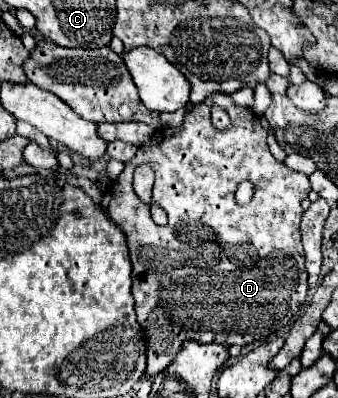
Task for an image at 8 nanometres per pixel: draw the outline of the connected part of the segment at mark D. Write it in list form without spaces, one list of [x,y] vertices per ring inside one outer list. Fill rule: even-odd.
[[[215,91],[211,95],[207,95],[207,99],[197,105],[195,109],[187,111],[183,123],[179,127],[163,127],[163,129],[157,129],[149,143],[141,145],[139,151],[135,153],[135,157],[125,163],[125,169],[123,173],[111,183],[109,187],[109,193],[113,193],[111,201],[109,201],[109,217],[119,223],[119,227],[125,231],[127,235],[127,245],[129,245],[129,251],[131,251],[131,263],[133,263],[133,297],[135,297],[135,313],[137,313],[137,321],[139,325],[143,327],[145,331],[145,343],[147,343],[147,371],[145,371],[145,377],[153,377],[157,375],[159,371],[163,371],[167,367],[167,363],[171,363],[171,359],[175,357],[175,353],[179,351],[179,347],[183,345],[183,341],[187,339],[199,339],[201,343],[221,343],[221,345],[247,345],[247,343],[253,343],[257,339],[265,339],[269,337],[271,333],[279,331],[281,327],[289,325],[289,321],[299,313],[301,305],[305,303],[305,297],[307,297],[307,269],[305,269],[305,259],[303,259],[303,245],[301,245],[301,233],[299,233],[299,223],[301,223],[301,217],[303,217],[303,209],[301,209],[301,201],[307,197],[307,193],[311,191],[311,185],[309,185],[309,177],[305,173],[299,173],[299,171],[293,171],[289,167],[285,167],[283,163],[279,163],[269,147],[267,147],[267,131],[263,129],[261,121],[255,117],[255,113],[251,109],[245,109],[245,107],[239,107],[233,103],[231,95],[227,93],[221,93],[221,91]],[[213,105],[219,105],[223,107],[231,121],[233,121],[233,129],[229,131],[217,131],[213,125],[211,125],[211,107]],[[139,163],[147,163],[153,167],[155,171],[155,185],[153,185],[153,203],[161,205],[167,215],[169,215],[169,223],[165,227],[159,227],[153,223],[151,219],[151,209],[147,203],[143,203],[135,193],[133,193],[133,169],[139,165]],[[241,181],[251,181],[253,183],[253,199],[247,203],[247,205],[239,205],[235,201],[235,191],[237,191],[237,185]]]

